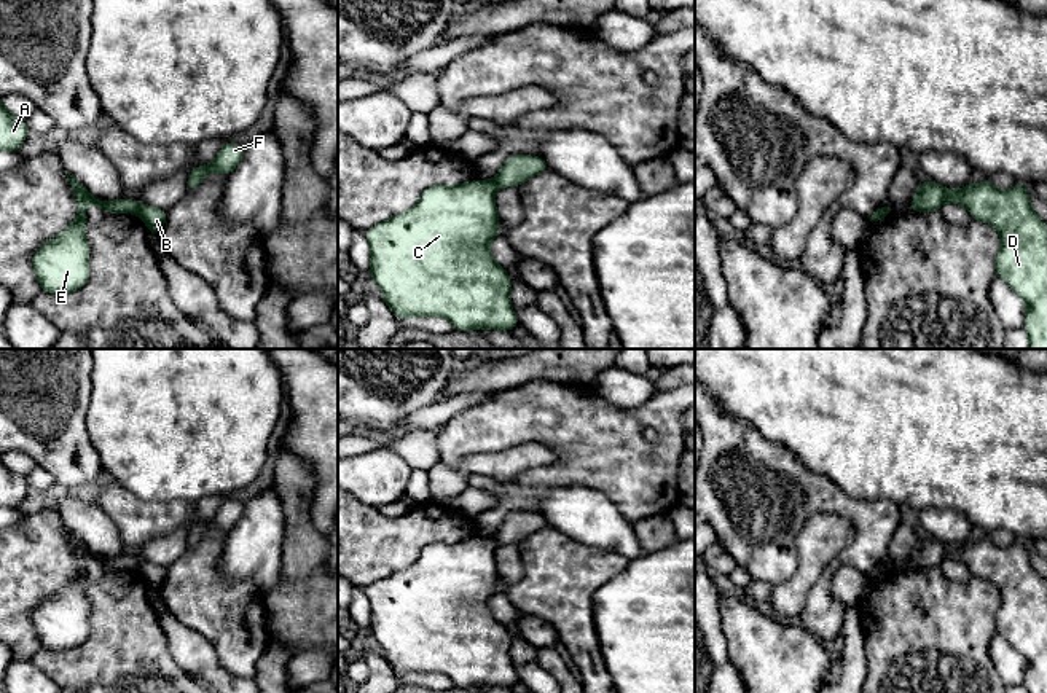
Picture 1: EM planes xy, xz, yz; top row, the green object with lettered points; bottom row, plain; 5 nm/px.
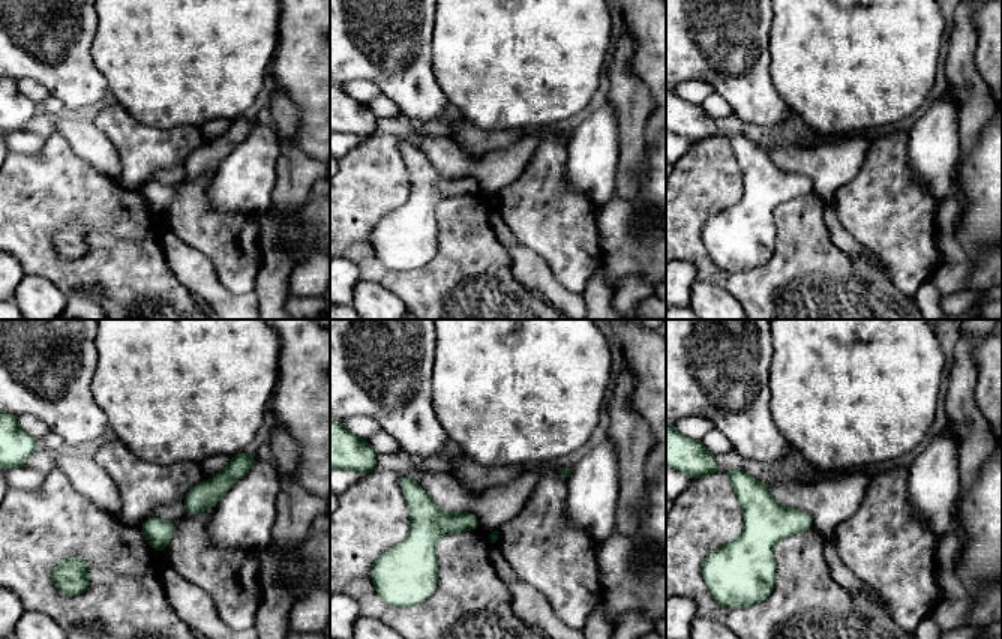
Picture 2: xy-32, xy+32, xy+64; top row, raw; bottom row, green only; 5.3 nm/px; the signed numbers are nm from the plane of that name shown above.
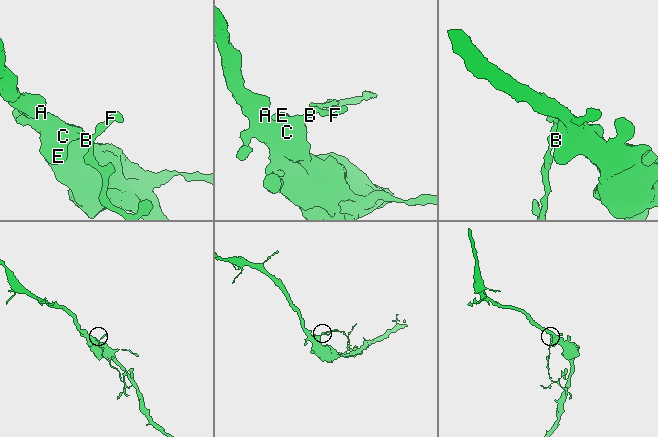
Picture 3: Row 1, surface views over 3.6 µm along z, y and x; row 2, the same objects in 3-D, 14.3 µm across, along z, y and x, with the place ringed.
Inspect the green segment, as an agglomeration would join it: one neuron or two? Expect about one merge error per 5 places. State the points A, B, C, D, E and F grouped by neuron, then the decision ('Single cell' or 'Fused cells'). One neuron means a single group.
Groups: A C D E / B F. Fused cells

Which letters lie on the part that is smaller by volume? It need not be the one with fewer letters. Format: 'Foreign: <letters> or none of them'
Foreign: B, F

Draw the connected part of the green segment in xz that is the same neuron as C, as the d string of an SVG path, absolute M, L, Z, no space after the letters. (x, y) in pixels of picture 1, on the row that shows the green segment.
M475 180L446 186L435 183L425 188L419 201L408 210L390 217L365 231L370 245L370 274L384 293L384 303L397 320L408 317L443 317L454 330L510 331L518 320L510 303L512 280L491 255L489 244L496 239L500 220L494 202L494 180Z

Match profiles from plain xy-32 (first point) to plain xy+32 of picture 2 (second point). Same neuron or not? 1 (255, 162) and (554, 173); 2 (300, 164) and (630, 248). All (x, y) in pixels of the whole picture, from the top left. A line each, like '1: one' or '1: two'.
1: two
2: two

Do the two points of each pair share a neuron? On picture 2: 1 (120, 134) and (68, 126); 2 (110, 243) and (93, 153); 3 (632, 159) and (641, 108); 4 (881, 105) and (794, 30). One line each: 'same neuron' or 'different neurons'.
1: different neurons
2: different neurons
3: same neuron
4: same neuron

